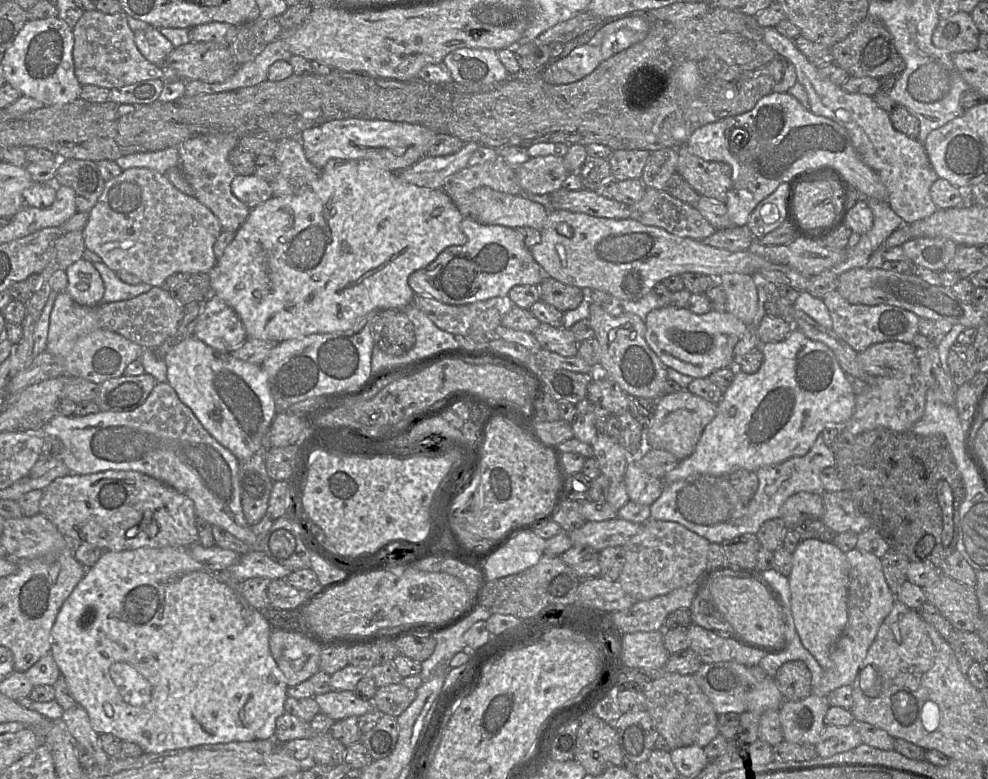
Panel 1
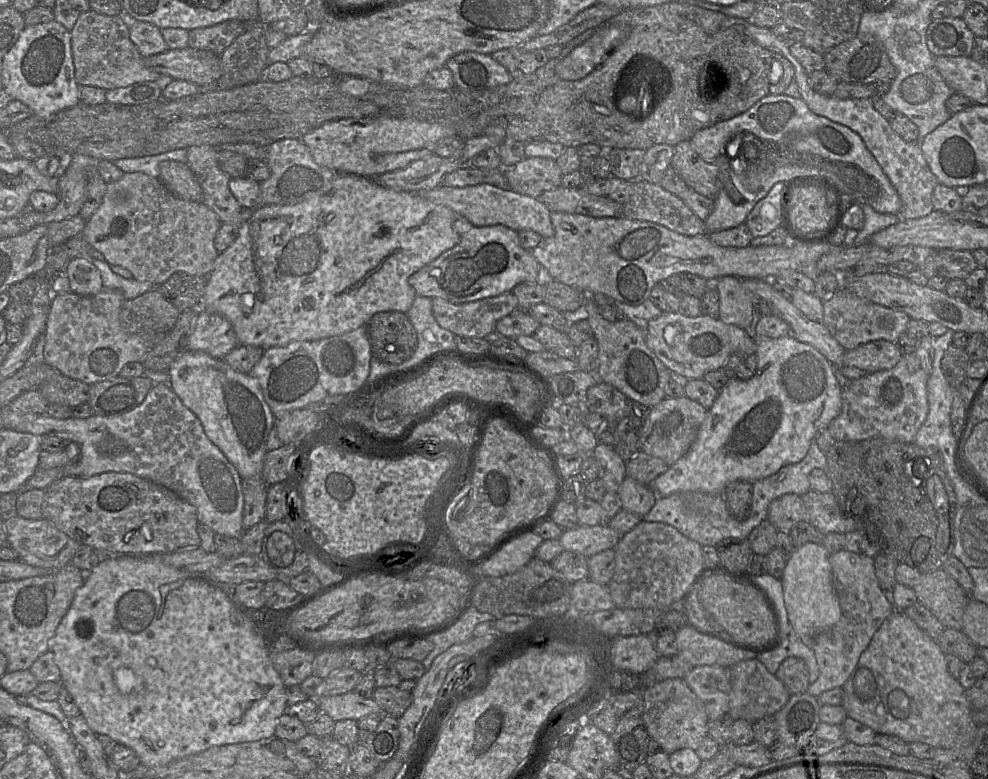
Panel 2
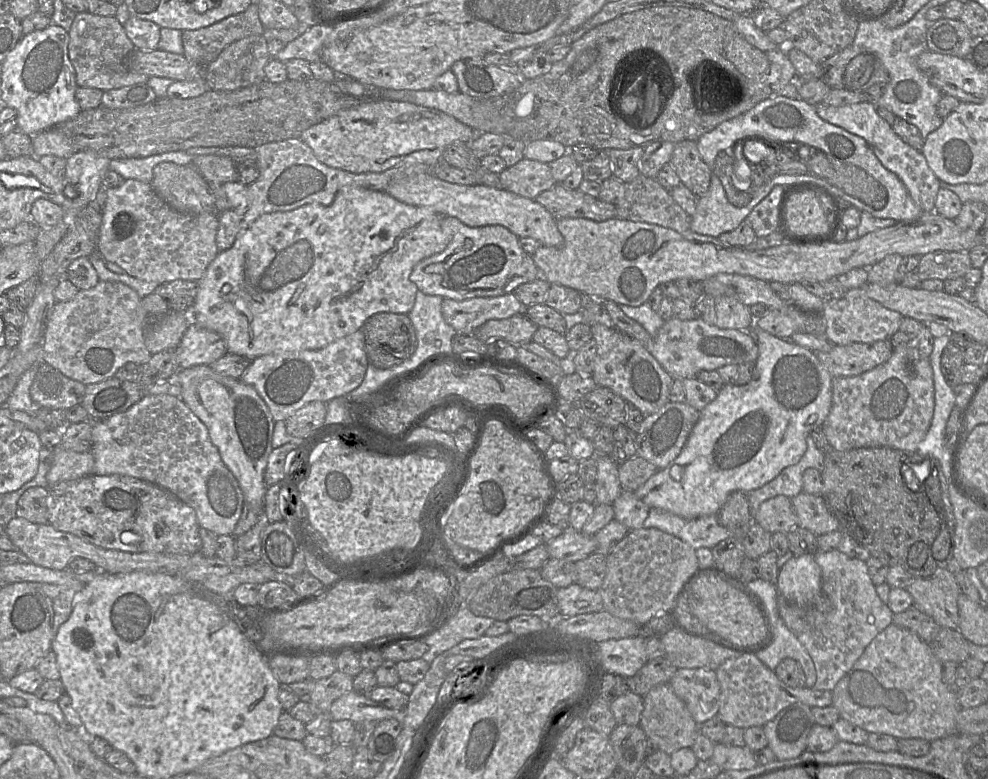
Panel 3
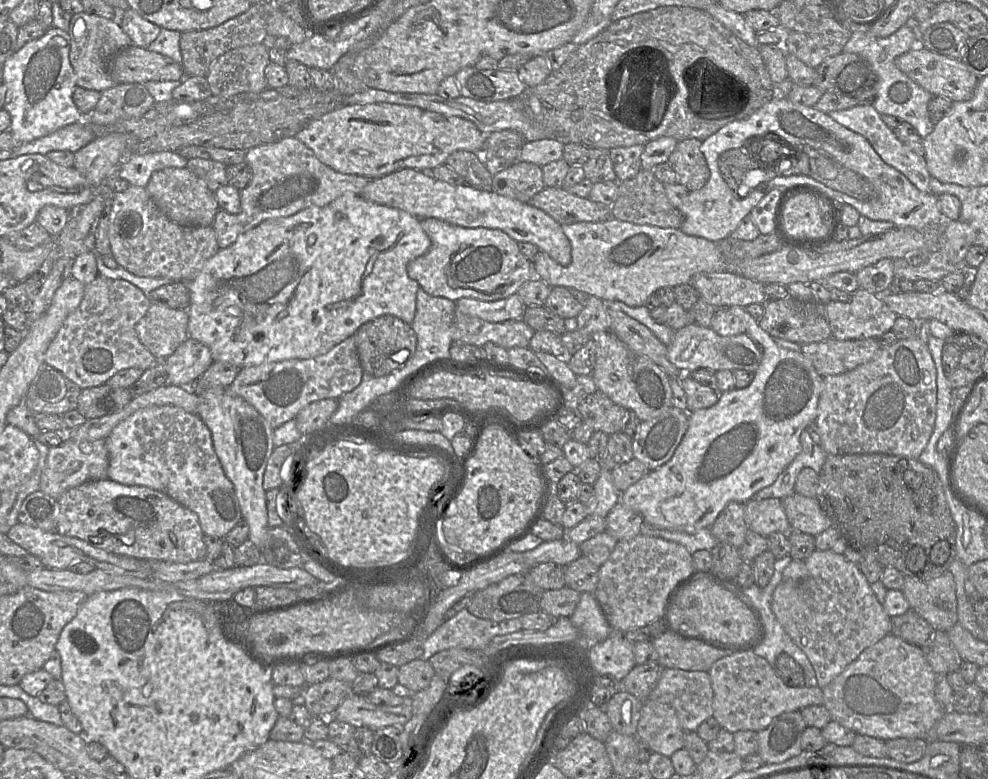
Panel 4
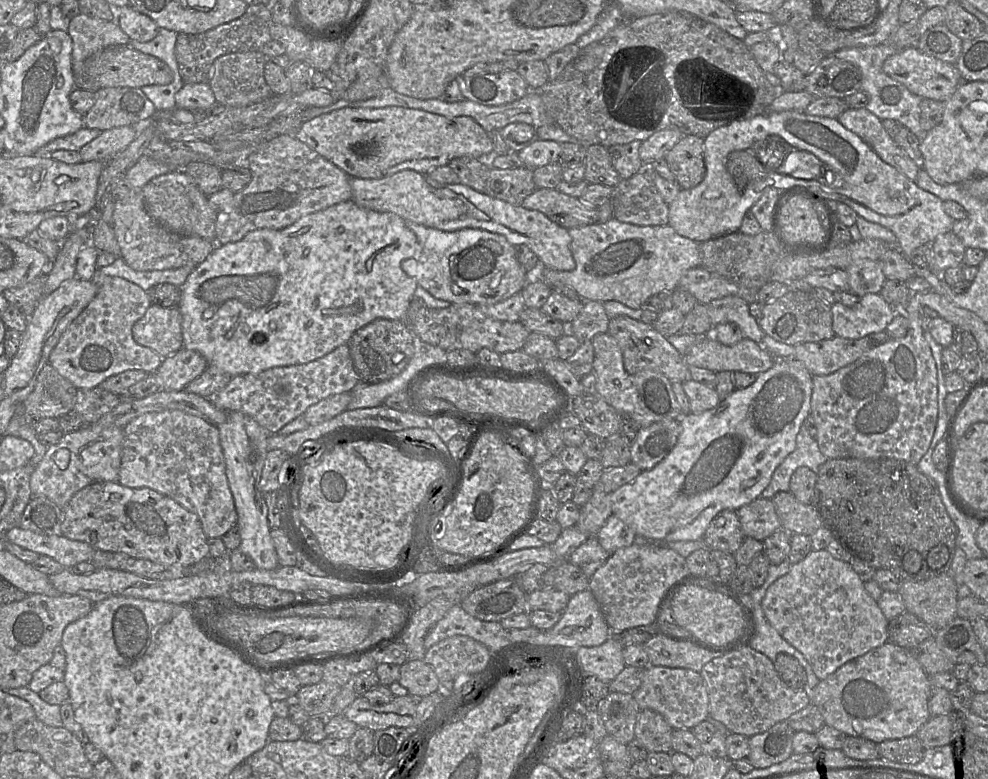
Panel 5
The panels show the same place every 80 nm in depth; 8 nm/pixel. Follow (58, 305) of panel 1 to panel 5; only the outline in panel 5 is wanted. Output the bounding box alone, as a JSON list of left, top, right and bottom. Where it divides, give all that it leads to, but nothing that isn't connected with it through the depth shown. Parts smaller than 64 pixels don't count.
[48,269,162,390]

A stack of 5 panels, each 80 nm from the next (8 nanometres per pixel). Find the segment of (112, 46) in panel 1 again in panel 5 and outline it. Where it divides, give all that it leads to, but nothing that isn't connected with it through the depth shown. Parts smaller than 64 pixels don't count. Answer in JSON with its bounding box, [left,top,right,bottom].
[68,13,131,88]

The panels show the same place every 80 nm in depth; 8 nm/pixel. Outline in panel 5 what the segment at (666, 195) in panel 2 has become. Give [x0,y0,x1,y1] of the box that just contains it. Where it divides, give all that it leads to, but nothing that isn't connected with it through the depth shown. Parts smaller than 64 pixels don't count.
[613,167,669,226]

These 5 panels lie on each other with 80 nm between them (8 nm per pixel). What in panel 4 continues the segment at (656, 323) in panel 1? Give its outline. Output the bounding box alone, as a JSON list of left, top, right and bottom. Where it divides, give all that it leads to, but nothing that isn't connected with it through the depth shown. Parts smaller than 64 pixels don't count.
[667,323,763,373]

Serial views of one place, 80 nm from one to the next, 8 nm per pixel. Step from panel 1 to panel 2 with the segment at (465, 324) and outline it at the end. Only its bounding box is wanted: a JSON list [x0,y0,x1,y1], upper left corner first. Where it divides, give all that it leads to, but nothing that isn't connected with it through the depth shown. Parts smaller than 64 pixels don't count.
[432,292,518,339]

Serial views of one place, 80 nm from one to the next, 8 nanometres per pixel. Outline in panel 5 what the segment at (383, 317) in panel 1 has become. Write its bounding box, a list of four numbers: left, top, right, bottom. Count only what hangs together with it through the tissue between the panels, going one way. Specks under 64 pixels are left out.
[348,318,414,384]

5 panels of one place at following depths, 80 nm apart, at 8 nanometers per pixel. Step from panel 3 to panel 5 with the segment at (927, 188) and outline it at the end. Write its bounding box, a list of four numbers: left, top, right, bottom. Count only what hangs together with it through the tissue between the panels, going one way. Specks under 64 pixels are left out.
[837,108,920,181]

